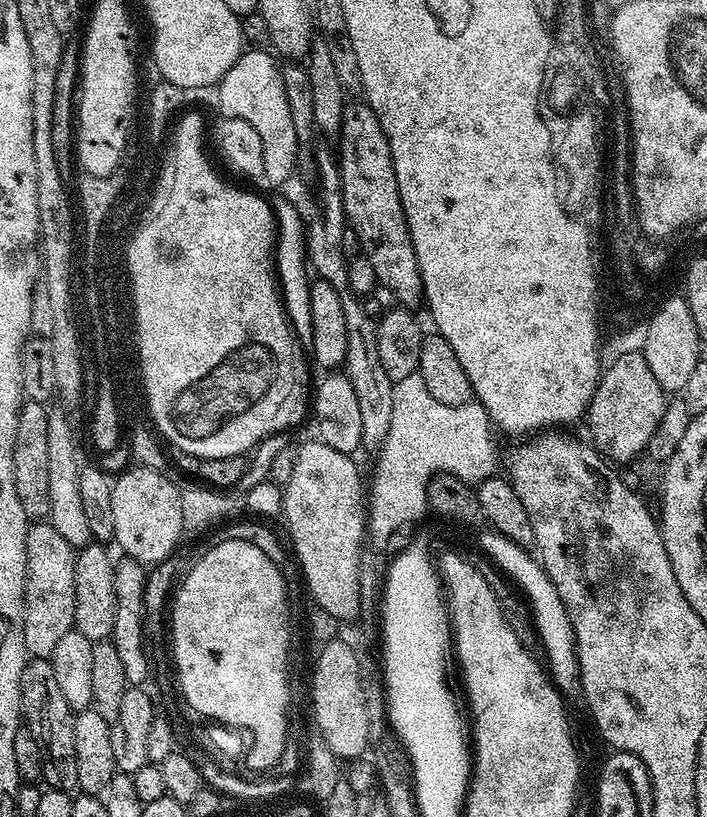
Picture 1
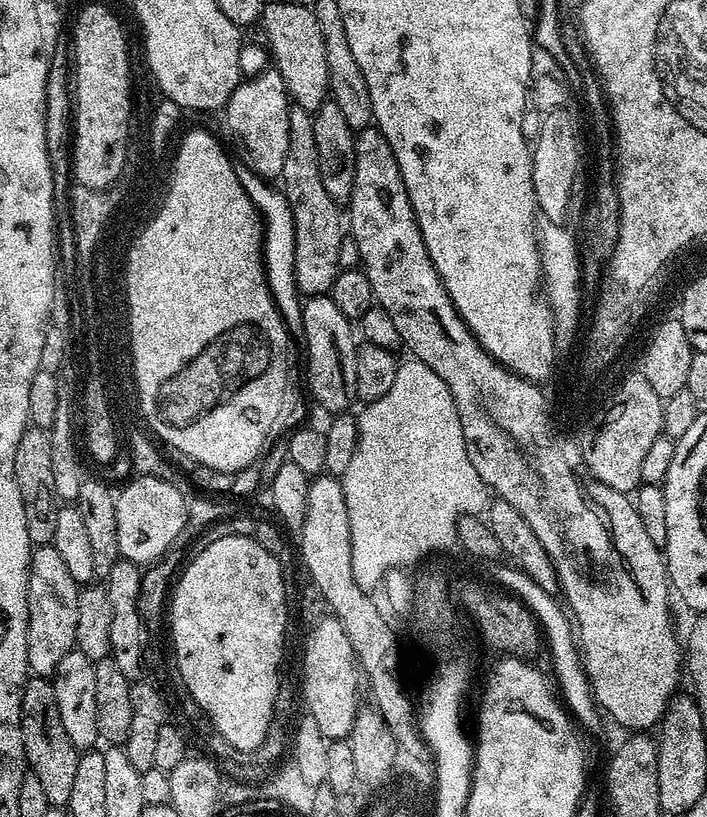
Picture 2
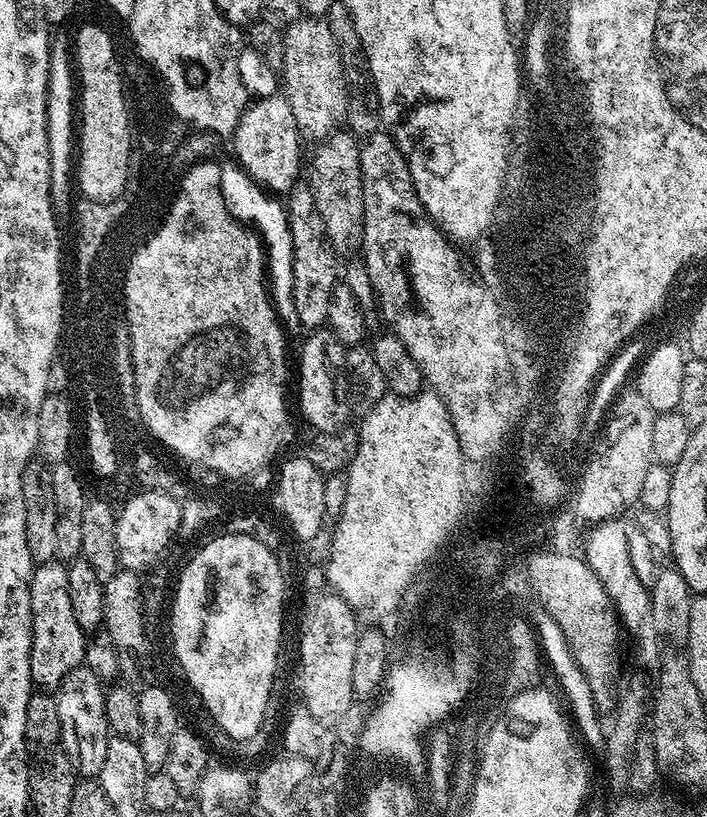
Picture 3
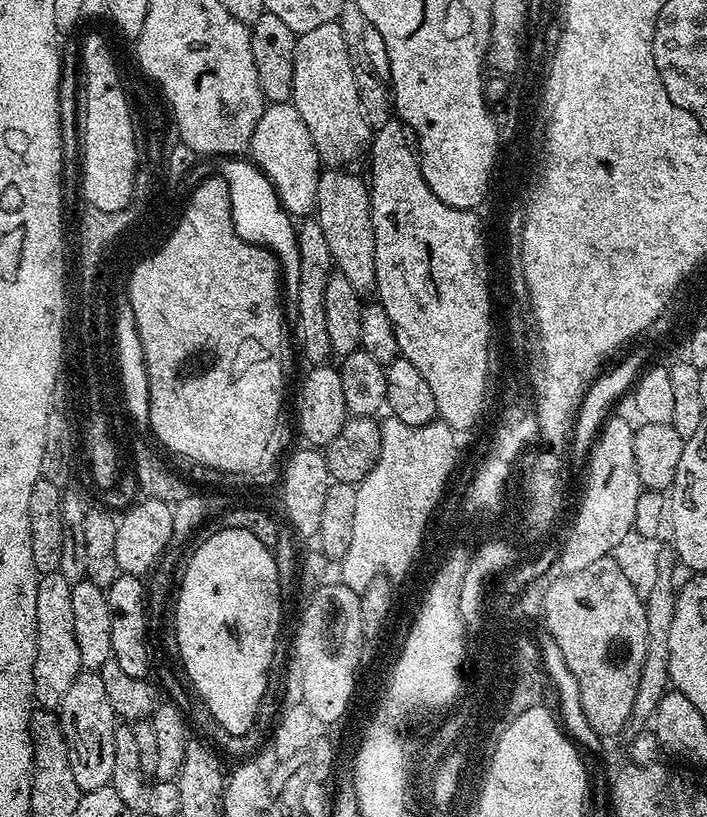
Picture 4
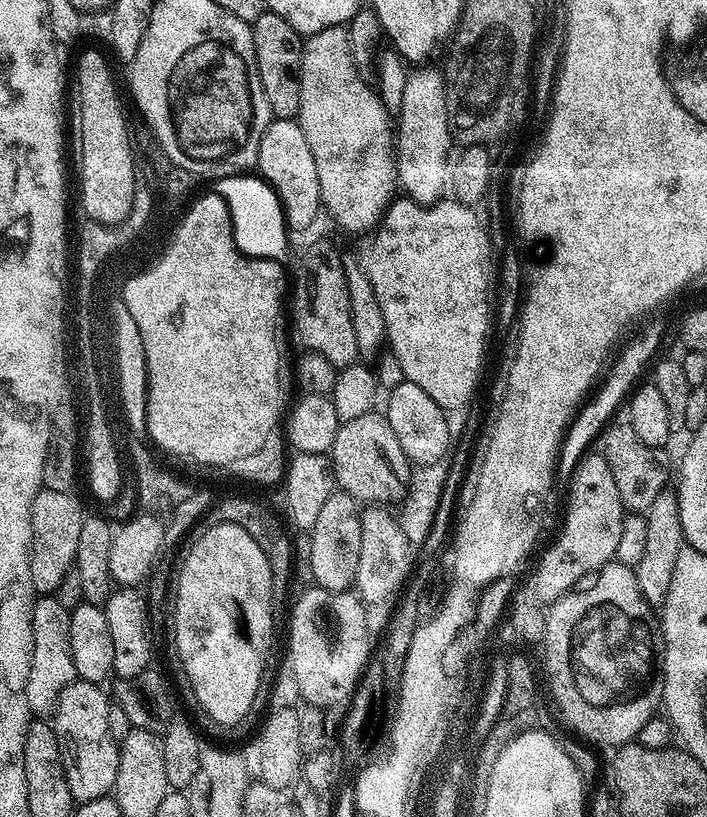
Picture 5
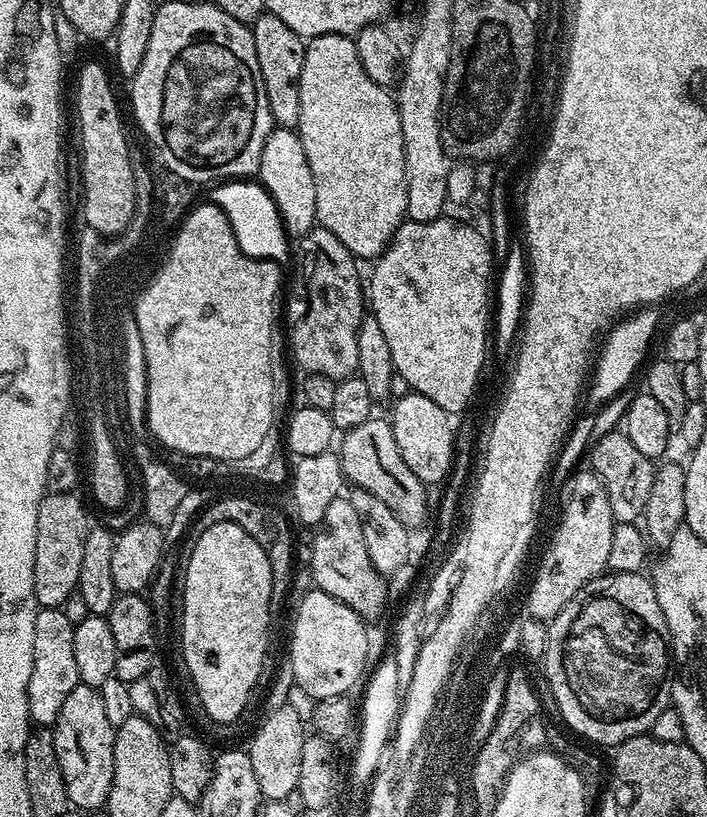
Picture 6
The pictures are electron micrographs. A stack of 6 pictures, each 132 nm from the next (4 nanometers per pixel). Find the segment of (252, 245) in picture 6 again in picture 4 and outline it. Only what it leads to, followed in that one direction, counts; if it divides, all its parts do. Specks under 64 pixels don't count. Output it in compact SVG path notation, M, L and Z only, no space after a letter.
M224 158L218 164L219 175L224 177L230 190L232 221L236 233L246 242L266 248L280 261L280 271L289 289L295 290L300 277L298 262L297 225L288 211L280 205L274 186L255 164L244 158Z

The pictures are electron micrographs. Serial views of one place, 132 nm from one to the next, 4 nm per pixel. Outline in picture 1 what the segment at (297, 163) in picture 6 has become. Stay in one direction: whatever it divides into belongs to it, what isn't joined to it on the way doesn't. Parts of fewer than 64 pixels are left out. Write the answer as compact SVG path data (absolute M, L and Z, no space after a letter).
M246 50L230 66L218 85L220 91L220 116L250 122L262 138L263 183L284 184L296 168L296 154L302 137L294 132L290 118L290 105L286 103L286 90L282 90L281 65L275 64L264 50Z

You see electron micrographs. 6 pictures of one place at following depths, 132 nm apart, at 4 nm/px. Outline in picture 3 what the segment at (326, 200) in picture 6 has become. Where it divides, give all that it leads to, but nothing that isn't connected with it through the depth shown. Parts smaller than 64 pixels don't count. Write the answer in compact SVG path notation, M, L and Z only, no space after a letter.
M305 18L293 20L283 29L284 79L283 95L294 110L296 129L305 141L325 140L331 132L345 123L348 114L350 88L344 85L344 64L340 47L330 30L327 19Z

